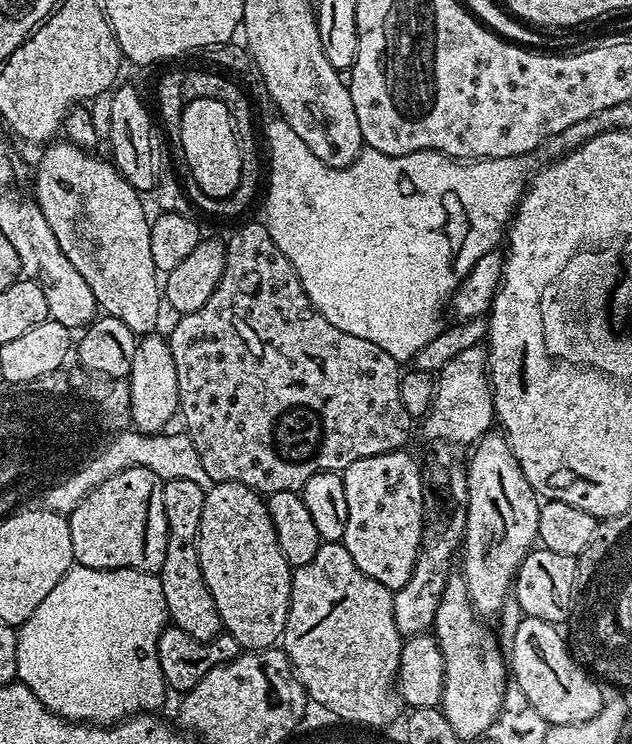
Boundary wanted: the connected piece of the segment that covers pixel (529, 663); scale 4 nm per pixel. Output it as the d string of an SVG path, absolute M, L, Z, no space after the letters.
M524 616L521 621L512 636L510 672L517 686L526 694L530 706L549 726L577 724L597 716L606 703L606 696L600 693L599 686L587 676L588 672L570 651L565 633L560 633L557 625L542 618Z

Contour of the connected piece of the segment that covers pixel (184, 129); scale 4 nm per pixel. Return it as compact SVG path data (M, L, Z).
M199 96L188 102L180 120L178 144L184 151L191 179L203 195L222 198L234 194L242 178L242 158L232 111L226 105L209 96Z

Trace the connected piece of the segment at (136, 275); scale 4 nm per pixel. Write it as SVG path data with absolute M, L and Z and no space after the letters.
M49 143L40 156L40 165L36 168L34 203L41 208L46 222L50 224L62 253L66 254L93 290L99 307L107 315L122 320L138 336L153 333L160 320L162 284L156 281L158 273L154 266L154 254L150 254L152 225L150 216L144 213L141 193L133 188L113 161L111 164L100 156L92 156L96 154L73 143L56 143Z

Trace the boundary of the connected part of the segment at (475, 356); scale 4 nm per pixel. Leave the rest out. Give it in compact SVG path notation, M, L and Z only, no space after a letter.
M483 347L464 350L439 370L436 395L423 420L424 432L432 440L472 446L488 435L496 420L496 407L492 401L492 381Z

